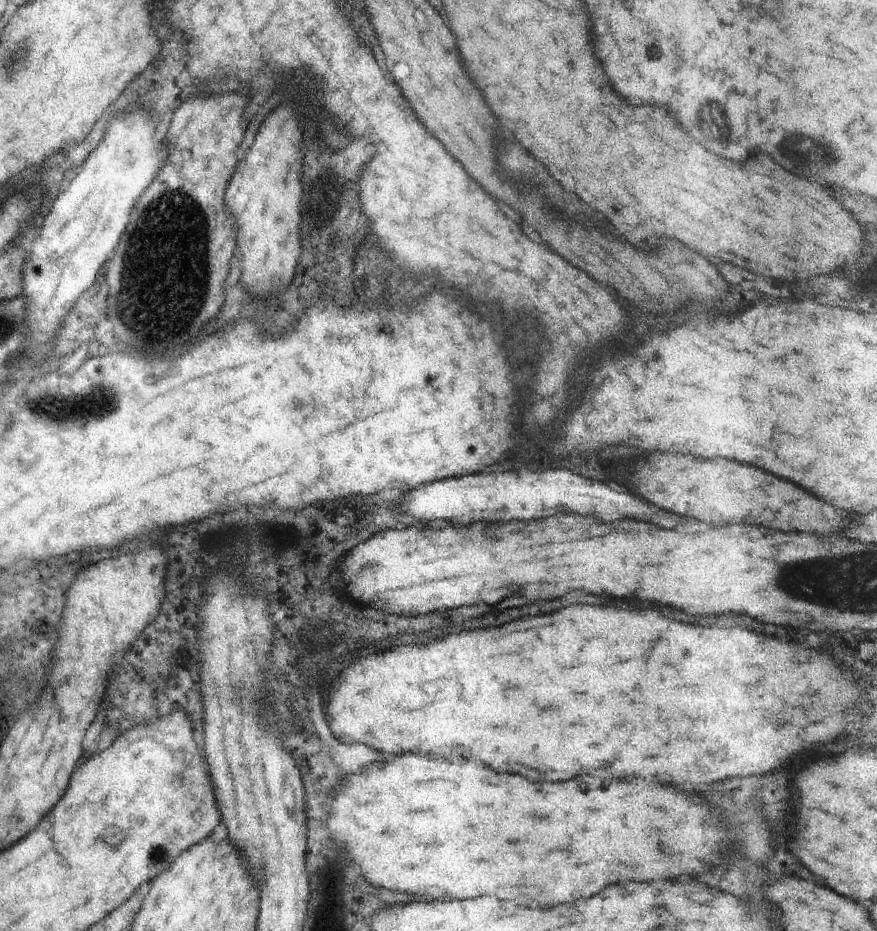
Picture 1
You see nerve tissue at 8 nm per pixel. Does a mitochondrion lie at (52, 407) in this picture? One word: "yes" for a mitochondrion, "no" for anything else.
yes

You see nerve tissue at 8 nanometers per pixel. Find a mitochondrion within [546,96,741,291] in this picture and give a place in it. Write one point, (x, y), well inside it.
(712, 122)

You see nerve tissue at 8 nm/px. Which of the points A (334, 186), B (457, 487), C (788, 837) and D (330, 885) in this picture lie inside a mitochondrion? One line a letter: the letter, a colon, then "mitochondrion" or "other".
A: mitochondrion
B: other
C: other
D: other

